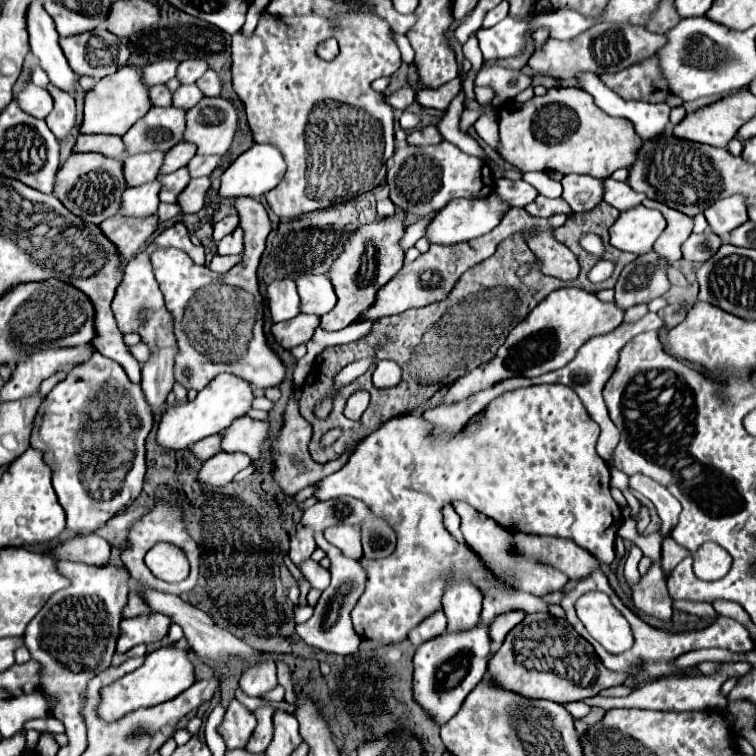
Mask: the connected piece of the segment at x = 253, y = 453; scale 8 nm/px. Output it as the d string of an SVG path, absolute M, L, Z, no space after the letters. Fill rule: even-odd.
M248 416L236 418L228 430L222 432L222 450L224 452L244 452L252 460L260 456L260 444L268 436L268 422L252 420Z

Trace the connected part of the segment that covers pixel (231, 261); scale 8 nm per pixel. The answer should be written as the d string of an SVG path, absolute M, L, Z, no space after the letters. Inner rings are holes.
M216 254L210 262L210 268L216 272L216 274L224 274L228 272L232 266L236 266L240 262L240 256L220 256Z

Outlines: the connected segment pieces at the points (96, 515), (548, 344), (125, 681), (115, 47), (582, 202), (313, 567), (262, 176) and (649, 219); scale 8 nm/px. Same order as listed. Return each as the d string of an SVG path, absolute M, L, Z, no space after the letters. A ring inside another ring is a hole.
M100 352L92 354L84 366L72 370L52 388L36 415L30 446L44 450L44 462L52 468L52 484L58 494L58 502L66 512L70 530L76 534L90 534L138 498L146 472L144 440L152 430L152 422L152 410L148 410L148 402L144 402L140 386L130 382L118 362L102 356Z
M560 288L548 294L522 322L516 324L516 328L508 334L506 342L498 348L494 360L458 378L446 390L438 406L462 402L472 394L478 394L480 390L486 390L488 386L494 386L496 382L502 382L514 376L536 378L546 372L564 368L576 356L582 344L586 344L594 336L612 332L616 326L622 324L622 318L624 318L624 312L616 308L614 302L608 302L608 304L600 302L592 292L586 292L580 288Z
M182 640L174 646L160 646L158 650L146 656L146 662L140 668L100 690L100 706L96 712L104 722L114 722L132 710L168 702L178 694L182 694L192 684L194 684L194 666L186 654L186 642Z
M104 28L60 38L60 46L78 76L92 76L96 80L114 74L130 56L130 48Z
M568 174L562 178L562 198L572 206L574 212L588 212L602 202L602 180L582 174Z
M308 560L300 566L300 572L304 574L304 578L312 584L312 588L316 590L326 590L330 584L330 572L326 568L322 568L320 564L316 564L314 560Z
M254 144L242 152L222 174L220 196L260 198L276 188L286 172L286 162L280 150L272 144Z
M636 206L620 212L618 220L610 228L610 244L624 252L648 254L656 238L664 232L666 218L658 210Z

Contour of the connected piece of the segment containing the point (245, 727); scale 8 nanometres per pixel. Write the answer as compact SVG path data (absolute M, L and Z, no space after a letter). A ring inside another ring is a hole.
M232 700L222 724L218 726L218 734L224 738L226 748L246 748L252 732L256 728L256 718L248 708L244 708L238 700Z

